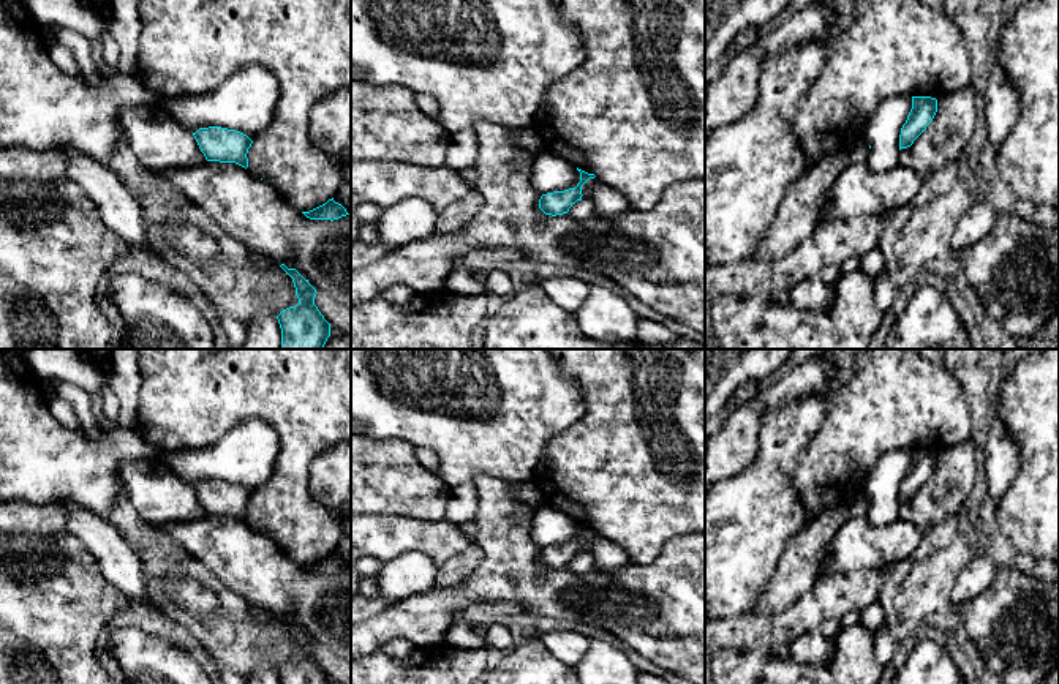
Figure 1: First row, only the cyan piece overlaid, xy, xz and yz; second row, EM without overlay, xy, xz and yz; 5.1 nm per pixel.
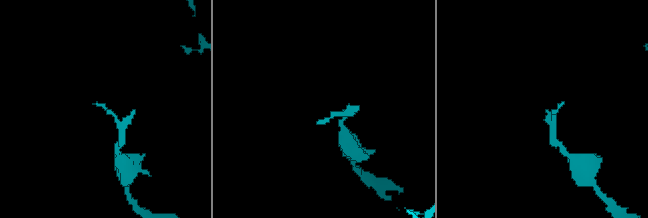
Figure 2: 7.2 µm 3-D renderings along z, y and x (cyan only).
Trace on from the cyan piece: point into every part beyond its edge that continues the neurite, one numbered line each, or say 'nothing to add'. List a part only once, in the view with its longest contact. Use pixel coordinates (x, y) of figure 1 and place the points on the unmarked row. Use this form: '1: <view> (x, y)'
nothing to add

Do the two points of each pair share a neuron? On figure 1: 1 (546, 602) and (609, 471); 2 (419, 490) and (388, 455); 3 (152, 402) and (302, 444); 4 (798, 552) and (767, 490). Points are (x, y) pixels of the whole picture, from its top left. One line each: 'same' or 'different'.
1: different
2: same
3: same
4: different

